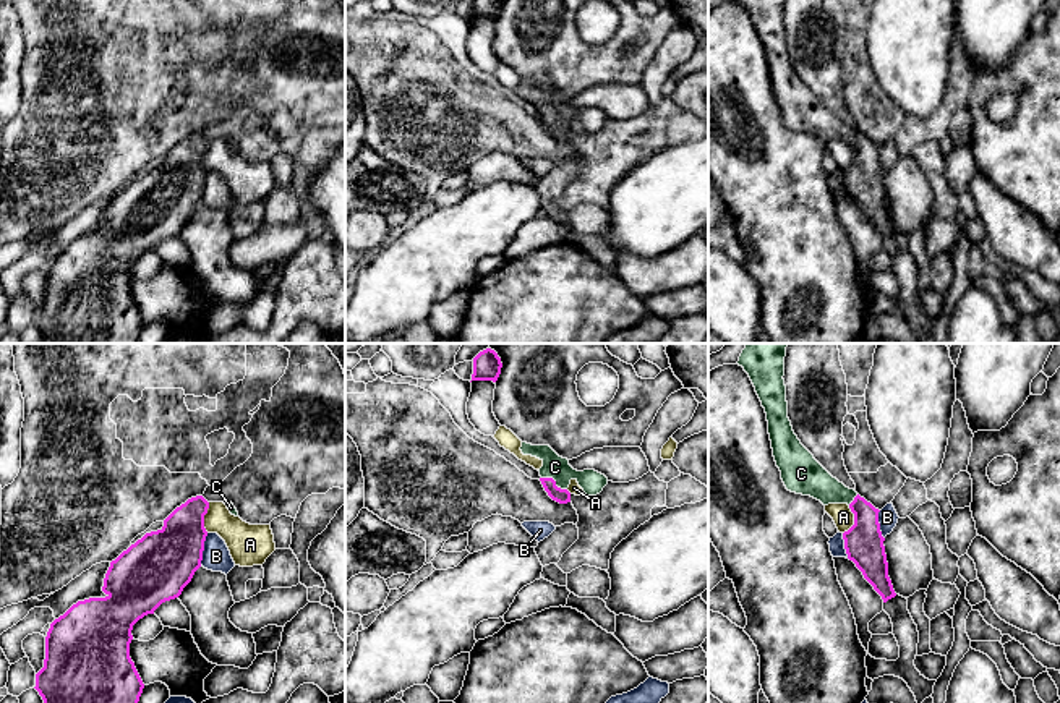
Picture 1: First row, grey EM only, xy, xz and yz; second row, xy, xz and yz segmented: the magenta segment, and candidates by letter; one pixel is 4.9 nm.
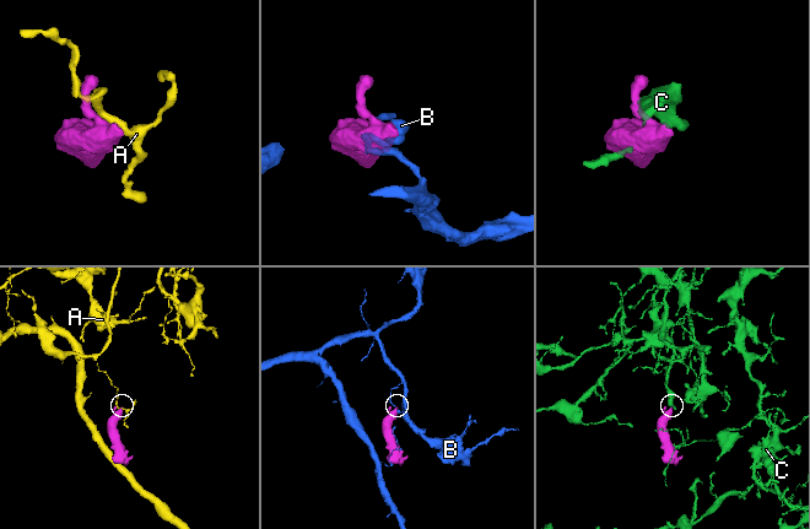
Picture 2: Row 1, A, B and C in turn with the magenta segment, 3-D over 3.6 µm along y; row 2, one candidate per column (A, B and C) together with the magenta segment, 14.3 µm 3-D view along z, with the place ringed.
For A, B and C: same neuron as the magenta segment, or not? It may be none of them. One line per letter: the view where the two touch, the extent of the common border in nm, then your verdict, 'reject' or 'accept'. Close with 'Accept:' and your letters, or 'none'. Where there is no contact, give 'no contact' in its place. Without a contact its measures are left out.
A: contact in xy; length 150 nm; reject
B: contact in xy; length 170 nm; reject
C: contact in xz; length 140 nm; accept
Accept: C

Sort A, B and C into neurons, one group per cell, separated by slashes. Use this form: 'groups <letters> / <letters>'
groups A / B / C

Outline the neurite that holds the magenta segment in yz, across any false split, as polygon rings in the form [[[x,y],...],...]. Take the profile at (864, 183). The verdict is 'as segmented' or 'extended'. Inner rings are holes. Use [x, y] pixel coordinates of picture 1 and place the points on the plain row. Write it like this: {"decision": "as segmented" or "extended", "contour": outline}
{"decision": "extended", "contour": [[[737,0],[749,11],[767,50],[773,94],[788,128],[828,141],[848,141],[854,162],[843,170],[848,196],[882,233],[895,235],[878,146],[833,115],[801,81],[788,55],[784,0]]]}

